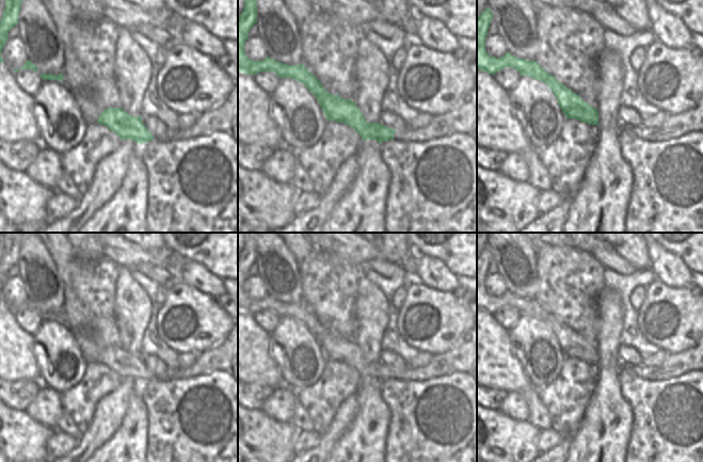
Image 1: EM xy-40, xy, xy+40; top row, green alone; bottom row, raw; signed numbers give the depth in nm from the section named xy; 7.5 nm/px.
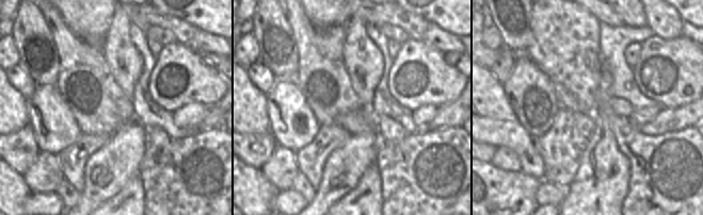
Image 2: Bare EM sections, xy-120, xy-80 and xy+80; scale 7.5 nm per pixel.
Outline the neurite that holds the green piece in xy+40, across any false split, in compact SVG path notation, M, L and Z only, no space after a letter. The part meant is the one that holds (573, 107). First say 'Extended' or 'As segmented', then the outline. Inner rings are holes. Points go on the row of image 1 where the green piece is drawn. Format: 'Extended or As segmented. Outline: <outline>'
As segmented. Outline: M489 7L483 10L477 19L477 69L494 76L506 67L512 67L521 76L529 76L544 82L556 96L558 105L566 118L576 118L589 125L598 125L597 109L587 103L579 95L559 82L536 61L518 59L510 52L499 59L491 57L485 51L485 38L492 19L492 11Z

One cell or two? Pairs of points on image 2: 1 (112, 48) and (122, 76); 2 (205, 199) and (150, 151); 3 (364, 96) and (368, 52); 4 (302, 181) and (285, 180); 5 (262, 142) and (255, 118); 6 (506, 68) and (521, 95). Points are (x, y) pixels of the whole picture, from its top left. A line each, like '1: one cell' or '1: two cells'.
1: one cell
2: one cell
3: one cell
4: two cells
5: two cells
6: two cells

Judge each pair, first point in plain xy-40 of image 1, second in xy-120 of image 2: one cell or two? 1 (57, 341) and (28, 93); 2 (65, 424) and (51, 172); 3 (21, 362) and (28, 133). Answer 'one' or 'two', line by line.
1: two
2: two
3: two

